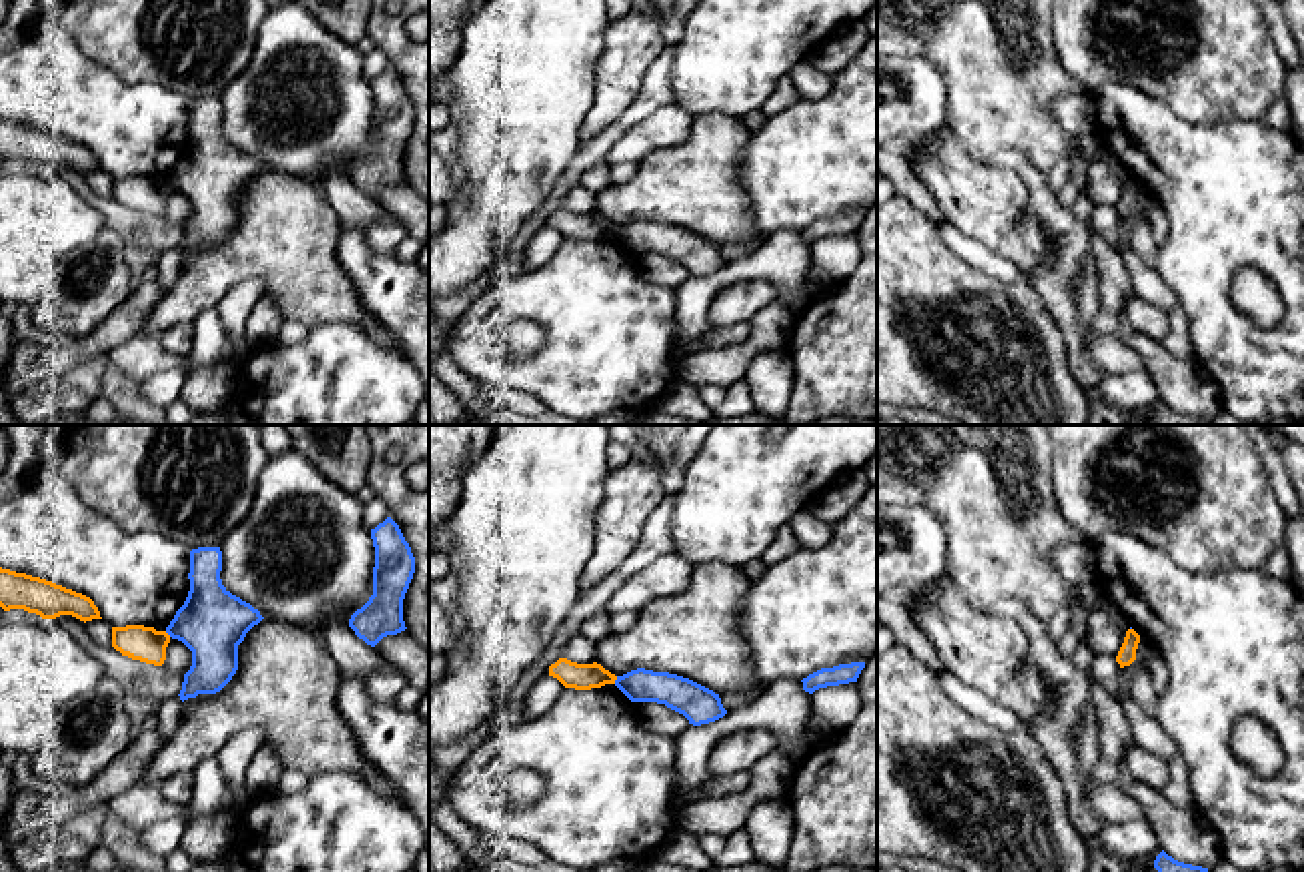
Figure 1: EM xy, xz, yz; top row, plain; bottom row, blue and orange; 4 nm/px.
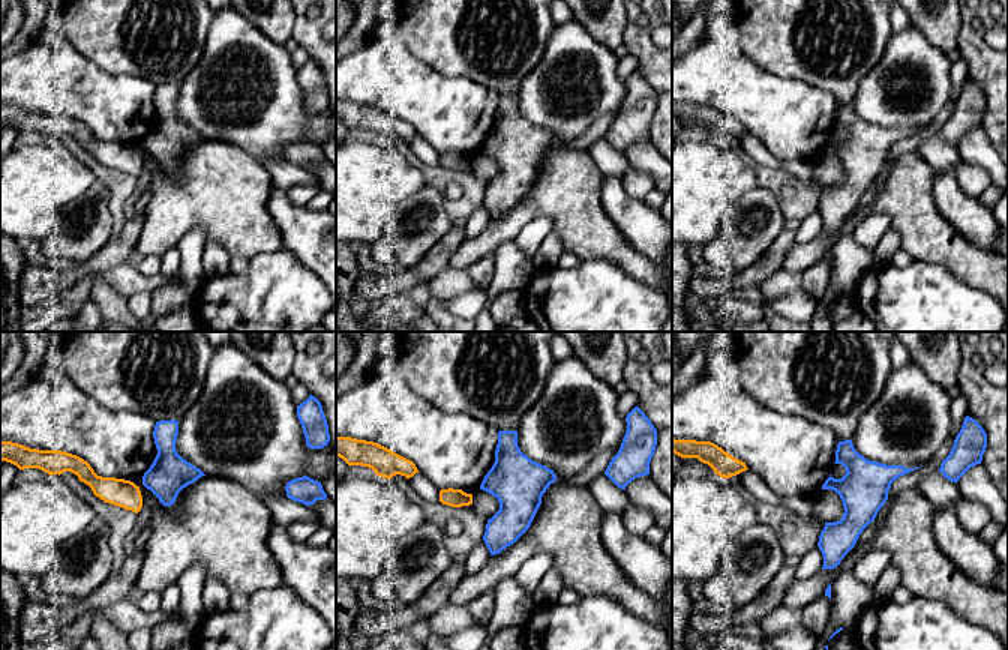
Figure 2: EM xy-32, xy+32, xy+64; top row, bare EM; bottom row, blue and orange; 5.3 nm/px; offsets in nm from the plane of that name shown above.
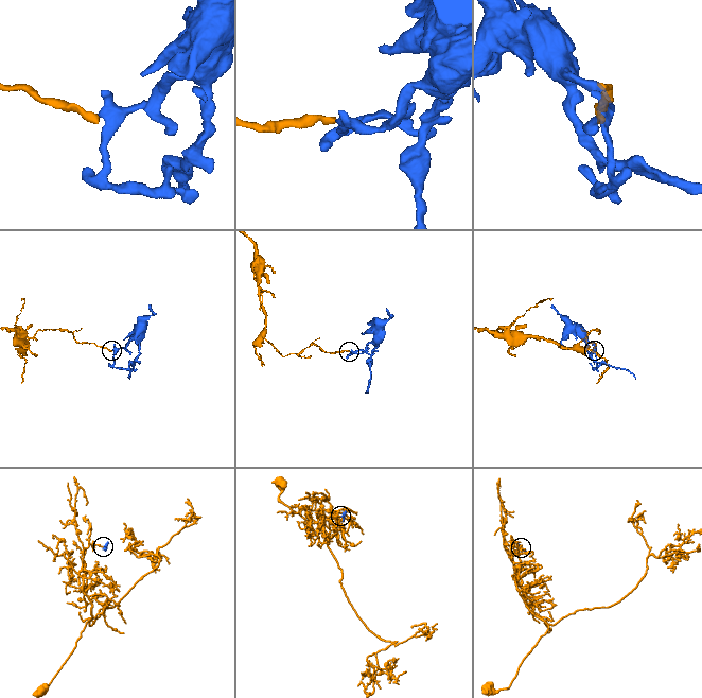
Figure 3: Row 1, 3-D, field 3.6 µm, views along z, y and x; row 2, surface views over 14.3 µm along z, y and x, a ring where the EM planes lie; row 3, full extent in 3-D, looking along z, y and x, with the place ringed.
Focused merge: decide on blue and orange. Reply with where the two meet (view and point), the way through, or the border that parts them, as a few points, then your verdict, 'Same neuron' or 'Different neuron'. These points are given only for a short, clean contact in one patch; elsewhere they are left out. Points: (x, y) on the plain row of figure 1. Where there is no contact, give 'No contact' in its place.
Touches blue at xz (615, 231). Boundary: xz (617, 227), (613, 233). Different neuron

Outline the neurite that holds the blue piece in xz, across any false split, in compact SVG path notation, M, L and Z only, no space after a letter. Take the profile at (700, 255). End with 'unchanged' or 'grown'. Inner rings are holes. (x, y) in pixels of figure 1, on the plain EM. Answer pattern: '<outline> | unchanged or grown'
M637 219L617 227L615 237L631 253L665 255L693 277L715 273L727 265L719 245L677 225Z | unchanged

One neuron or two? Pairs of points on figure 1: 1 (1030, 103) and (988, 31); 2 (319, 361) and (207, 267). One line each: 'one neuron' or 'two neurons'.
1: one neuron
2: two neurons

